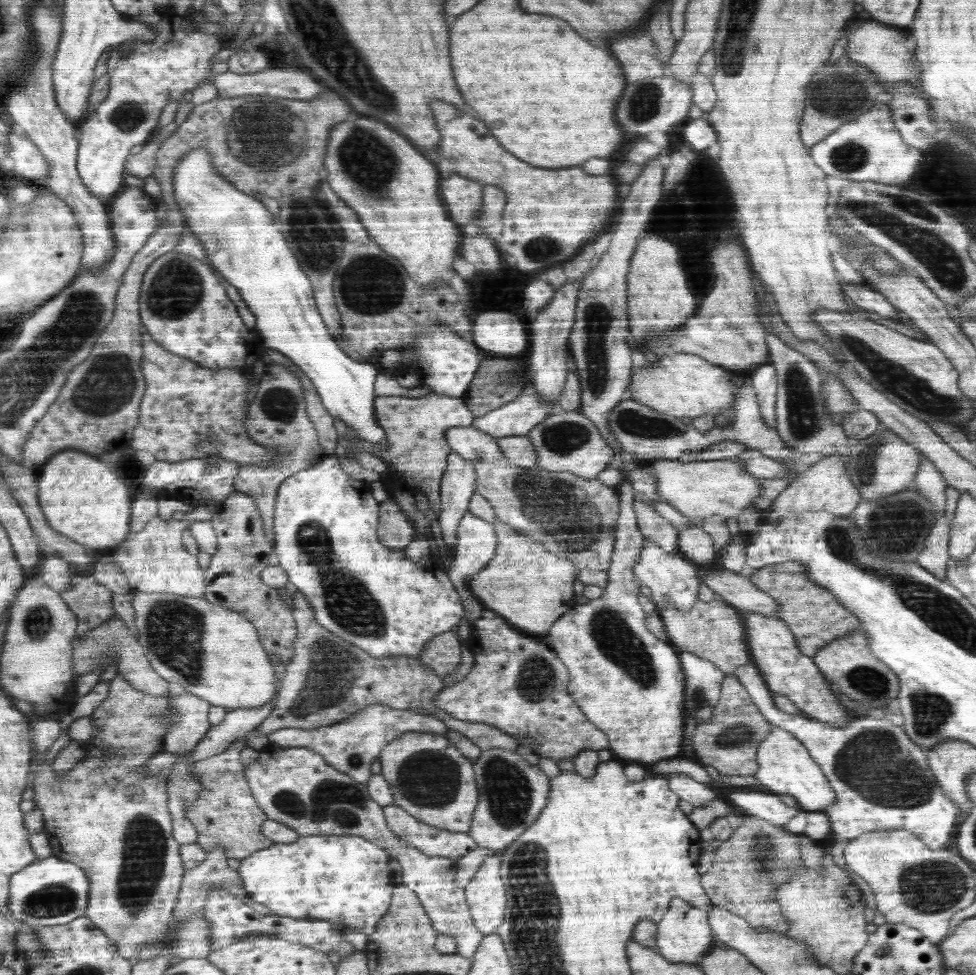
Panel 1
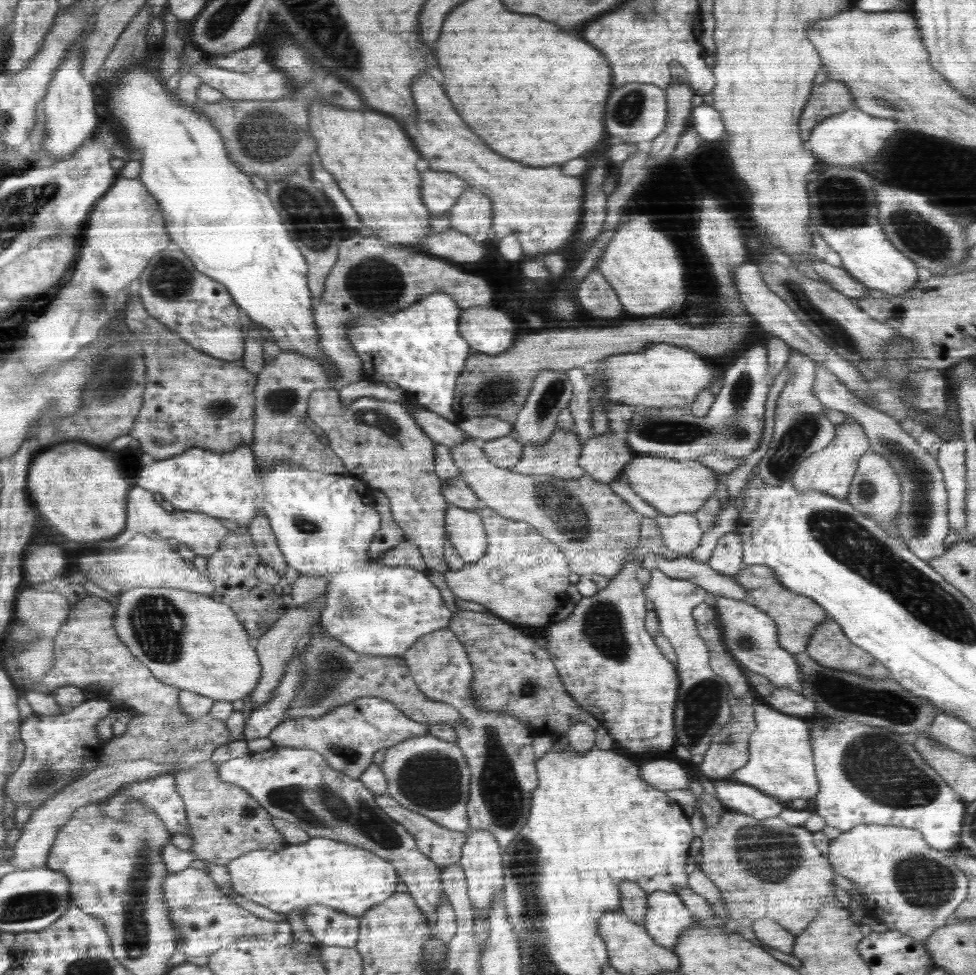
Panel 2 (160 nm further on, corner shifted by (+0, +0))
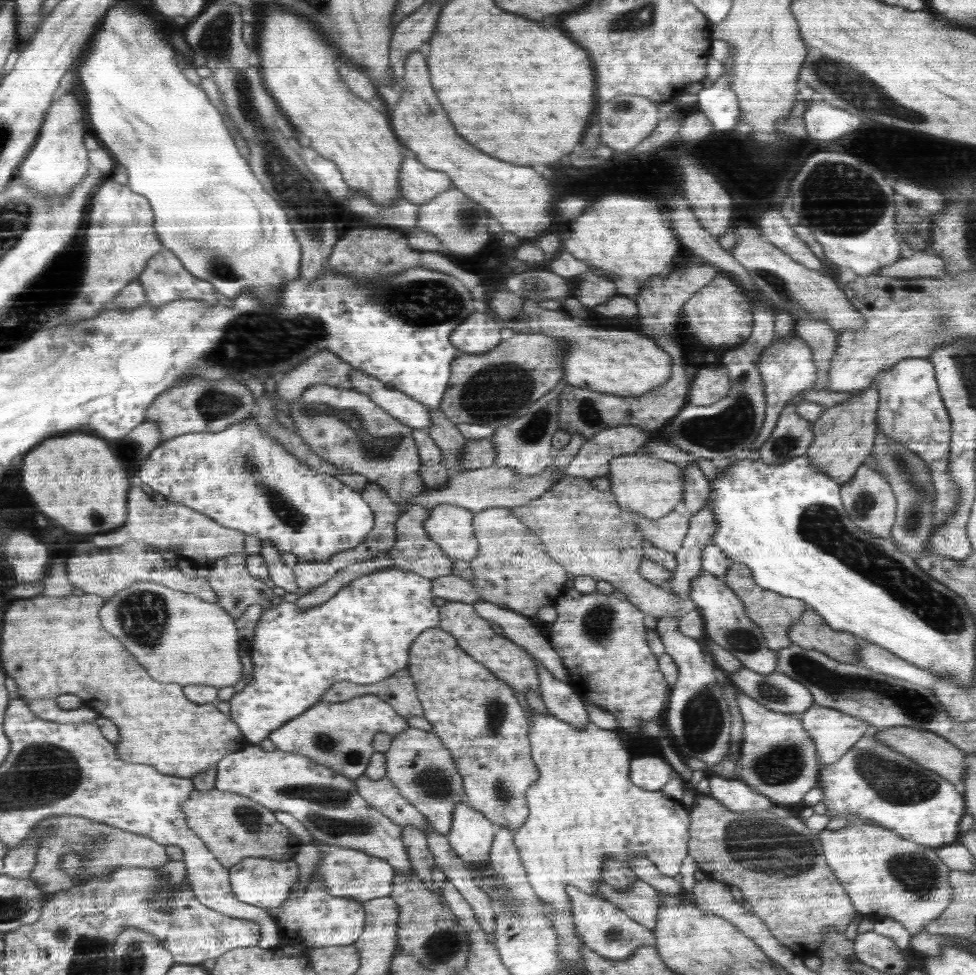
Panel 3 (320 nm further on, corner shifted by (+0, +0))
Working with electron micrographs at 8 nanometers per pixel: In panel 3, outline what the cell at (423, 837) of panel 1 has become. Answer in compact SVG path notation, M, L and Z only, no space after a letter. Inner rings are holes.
M365 774L356 781L357 791L370 805L384 813L398 825L412 825L420 829L425 836L432 829L429 821L415 806L412 806L392 784L388 777L372 780Z

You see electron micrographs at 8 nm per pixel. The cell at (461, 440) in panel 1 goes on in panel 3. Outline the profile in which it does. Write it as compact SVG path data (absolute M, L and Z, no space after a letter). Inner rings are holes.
M354 369L352 374L352 386L356 392L370 396L382 411L399 420L402 424L413 429L422 429L427 432L431 425L430 409L417 402L411 396L401 390L387 387L381 380Z

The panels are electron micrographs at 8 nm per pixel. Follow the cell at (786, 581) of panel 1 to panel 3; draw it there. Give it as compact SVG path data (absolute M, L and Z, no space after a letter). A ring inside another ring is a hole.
M732 563L721 579L733 589L734 593L741 597L742 602L745 602L745 608L749 612L750 619L760 626L762 633L767 638L770 649L778 652L782 648L792 646L793 640L789 638L790 630L794 622L800 620L805 612L809 610L806 602L762 588L761 585L756 583L752 569L742 563Z

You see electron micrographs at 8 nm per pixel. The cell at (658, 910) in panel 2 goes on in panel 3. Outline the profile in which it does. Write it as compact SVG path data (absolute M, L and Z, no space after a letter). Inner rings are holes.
M602 881L598 884L601 897L624 909L635 921L641 922L646 928L653 929L660 918L661 900L664 895L645 881L632 882L632 886L626 890L618 890L608 886Z

